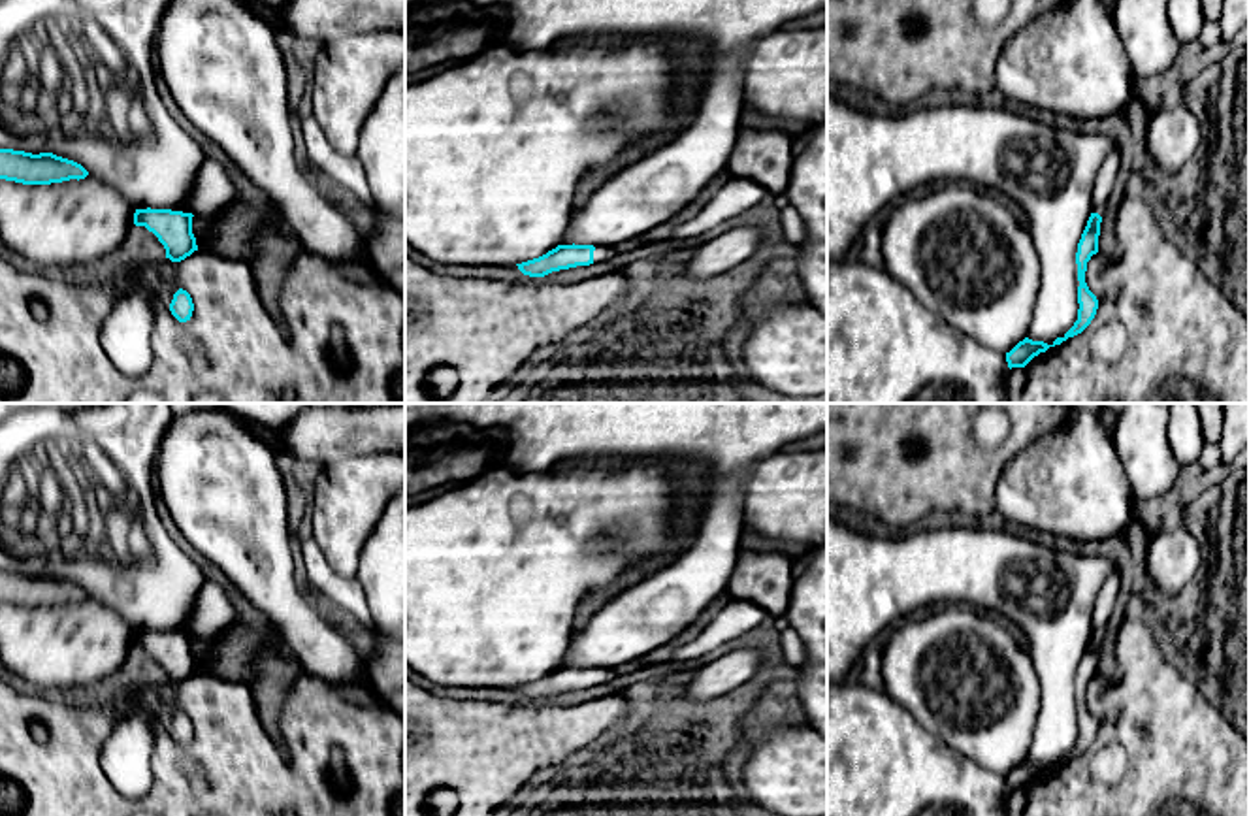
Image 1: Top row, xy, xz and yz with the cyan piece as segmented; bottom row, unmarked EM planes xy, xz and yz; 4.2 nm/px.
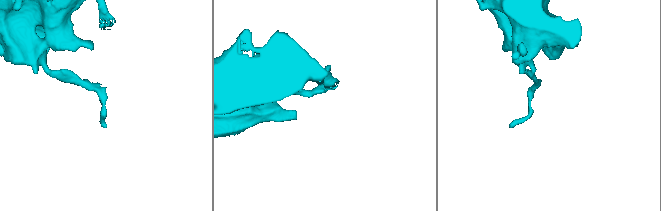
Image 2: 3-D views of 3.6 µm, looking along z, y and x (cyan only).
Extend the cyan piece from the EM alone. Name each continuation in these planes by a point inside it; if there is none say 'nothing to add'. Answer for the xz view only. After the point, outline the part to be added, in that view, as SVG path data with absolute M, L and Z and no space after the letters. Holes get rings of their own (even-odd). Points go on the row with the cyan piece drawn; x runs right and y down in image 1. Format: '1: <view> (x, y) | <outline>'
1: xz (601, 253) | M637 236L637 237L629 237L622 243L610 245L610 247L595 247L593 264L607 262L612 256L618 256L618 254L627 253L627 251L635 251L644 243L646 243L644 237Z

